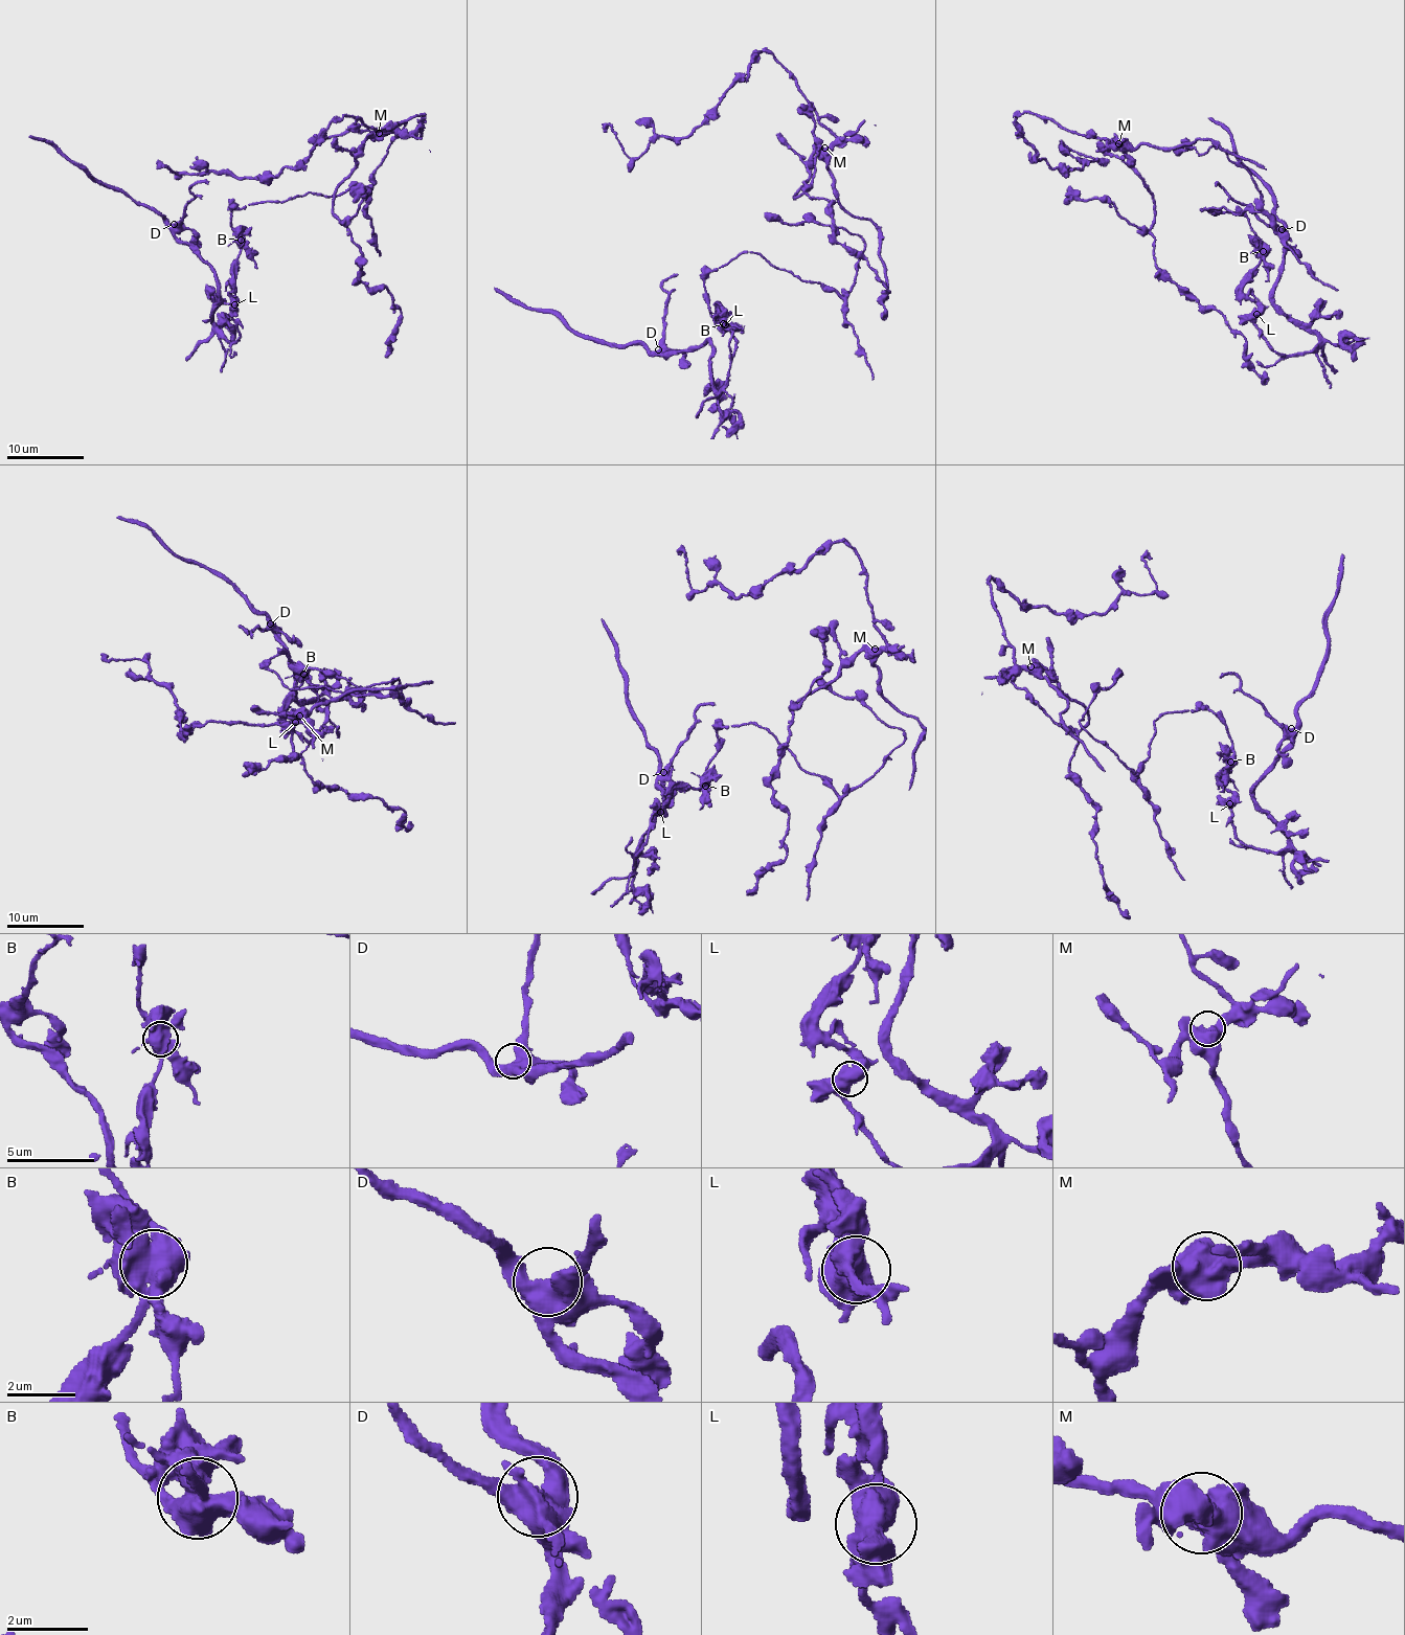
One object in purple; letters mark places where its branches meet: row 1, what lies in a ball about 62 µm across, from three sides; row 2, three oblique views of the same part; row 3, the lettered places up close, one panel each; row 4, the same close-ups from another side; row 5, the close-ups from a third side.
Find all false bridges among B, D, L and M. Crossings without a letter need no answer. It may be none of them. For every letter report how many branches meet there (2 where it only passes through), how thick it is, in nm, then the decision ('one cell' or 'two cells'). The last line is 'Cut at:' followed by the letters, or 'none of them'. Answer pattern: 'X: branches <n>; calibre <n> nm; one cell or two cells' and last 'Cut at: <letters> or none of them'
B: branches 3; calibre 650 nm; two cells
D: branches 2; calibre 600 nm; one cell
L: branches 2; calibre 800 nm; one cell
M: branches 2; calibre 600 nm; one cell
Cut at: B

